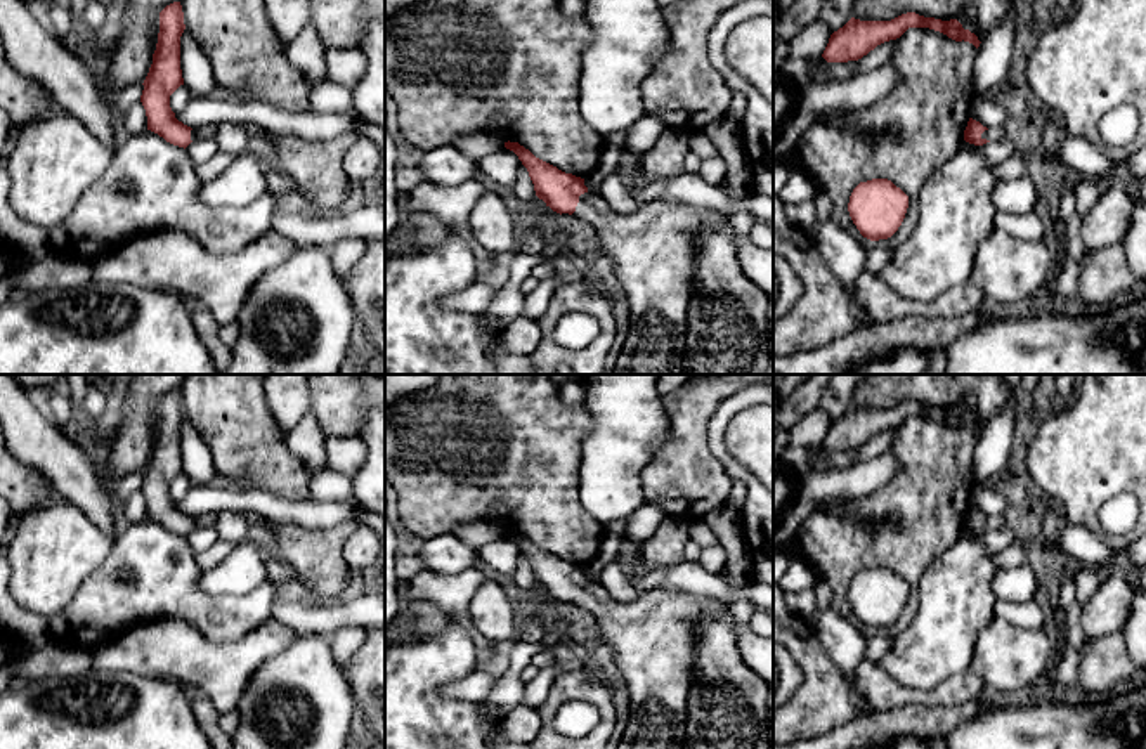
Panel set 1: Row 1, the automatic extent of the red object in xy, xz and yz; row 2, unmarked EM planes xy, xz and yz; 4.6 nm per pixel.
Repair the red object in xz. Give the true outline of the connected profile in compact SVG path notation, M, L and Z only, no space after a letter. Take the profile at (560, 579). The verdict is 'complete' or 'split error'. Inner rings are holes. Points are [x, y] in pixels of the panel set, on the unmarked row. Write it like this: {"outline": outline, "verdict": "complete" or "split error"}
{"outline": "M505 531L527 557L536 584L557 602L569 602L595 615L595 638L605 642L614 655L615 669L622 674L631 716L617 749L683 749L687 737L687 700L693 674L693 622L699 614L716 614L730 607L725 600L673 589L648 589L635 602L619 603L600 586L588 581L584 567L565 562L536 546L518 531Z", "verdict": "split error"}

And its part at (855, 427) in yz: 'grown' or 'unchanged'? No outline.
unchanged

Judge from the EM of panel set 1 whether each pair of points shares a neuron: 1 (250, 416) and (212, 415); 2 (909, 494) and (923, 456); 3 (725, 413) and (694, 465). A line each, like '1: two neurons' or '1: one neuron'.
1: one neuron
2: one neuron
3: two neurons

